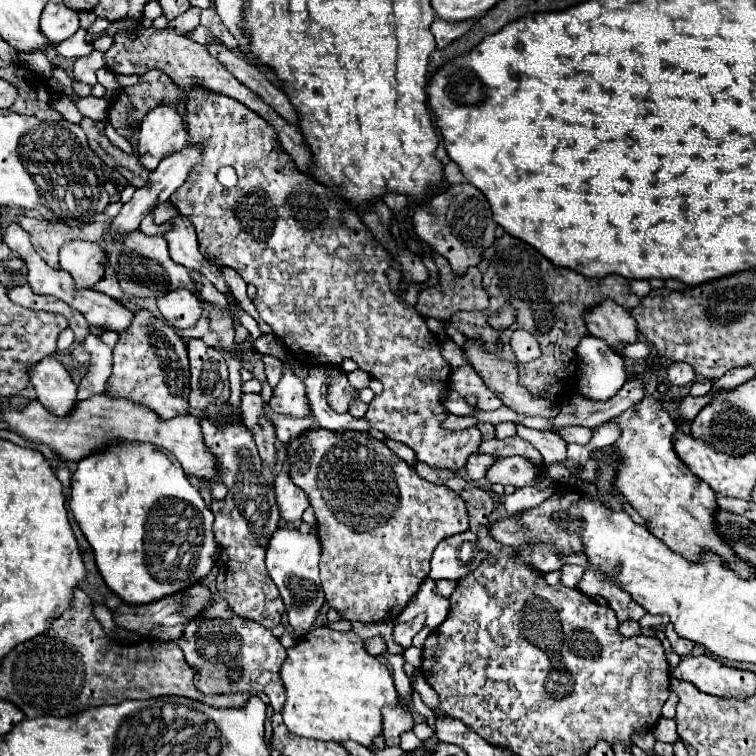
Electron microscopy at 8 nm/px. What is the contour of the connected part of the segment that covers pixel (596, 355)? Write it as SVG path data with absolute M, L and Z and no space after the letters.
M584 336L578 354L578 390L584 398L604 402L624 386L628 380L624 356L616 354L604 340Z

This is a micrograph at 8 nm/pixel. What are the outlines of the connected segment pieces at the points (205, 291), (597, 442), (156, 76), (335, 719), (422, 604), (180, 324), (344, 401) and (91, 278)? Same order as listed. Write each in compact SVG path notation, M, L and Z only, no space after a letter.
M202 276L203 281L203 288L200 293L201 297L218 307L220 310L224 310L228 308L228 303L223 294L221 294L214 286L213 284L206 279L204 276Z
M604 422L592 430L590 444L594 450L604 450L610 448L618 438L620 438L620 428L614 422Z
M152 70L140 76L138 84L124 88L120 96L110 106L110 122L118 134L130 138L134 134L134 124L140 122L152 104L170 104L182 116L186 114L180 106L180 90L176 84L160 70Z
M318 626L310 630L306 636L300 638L300 642L286 650L288 656L280 668L280 676L286 688L286 702L282 708L284 724L290 732L304 736L304 738L316 738L316 740L354 740L362 746L370 746L372 740L382 732L382 708L398 704L398 692L394 688L394 680L386 664L382 664L378 658L370 656L364 650L362 638L354 632L336 632L326 626Z
M426 578L422 582L420 590L416 592L416 596L404 608L404 612L396 618L396 622L408 622L408 620L414 620L418 614L426 614L428 626L432 630L436 630L438 624L448 616L448 610L450 610L448 598L444 598L436 592L436 584L432 578Z
M178 288L178 290L172 290L164 296L160 296L158 308L160 308L164 320L172 328L192 328L202 314L200 300L186 288L184 290Z
M332 370L330 382L328 382L328 394L326 394L328 406L338 414L346 412L348 404L350 404L350 392L354 394L354 390L350 388L350 384L346 380L346 374L342 374L340 370Z
M72 240L60 248L60 266L72 274L78 288L92 288L104 278L108 256L98 244L78 244L78 240Z

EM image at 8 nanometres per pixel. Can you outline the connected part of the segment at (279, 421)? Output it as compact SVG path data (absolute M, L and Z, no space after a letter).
M266 406L266 416L275 425L277 439L282 440L283 444L287 444L293 438L302 432L320 428L320 424L316 424L314 418L292 418L292 416L280 416L276 412L272 412L272 408Z

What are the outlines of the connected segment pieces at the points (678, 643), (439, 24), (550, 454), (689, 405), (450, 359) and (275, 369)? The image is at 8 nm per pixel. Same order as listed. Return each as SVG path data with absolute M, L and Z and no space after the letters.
M668 624L668 626L664 628L664 634L666 634L666 638L668 638L670 646L672 646L672 652L676 652L678 656L684 656L684 654L688 654L688 652L694 648L694 644L692 644L690 640L680 638L680 636L674 632L672 624Z
M436 18L434 24L432 24L432 34L434 34L434 38L436 38L438 48L446 48L452 40L464 36L464 34L474 26L474 20L476 20L476 18L458 22L458 24L452 24L452 22L444 22L444 20Z
M518 426L518 436L528 440L540 454L546 466L550 464L566 464L566 442L552 430L530 430L526 426Z
M706 394L706 396L702 396L702 398L694 398L694 396L686 396L684 400L682 400L682 404L680 404L680 416L682 418L686 418L686 422L684 424L680 424L680 428L684 430L684 432L690 432L690 422L692 422L692 418L700 412L700 408L704 408L706 404L708 404L708 400L710 400L712 396L710 394Z
M444 342L442 345L442 356L452 368L468 364L464 352L454 342Z
M262 356L264 370L266 370L266 380L270 386L276 386L276 382L282 376L282 362L276 356Z

